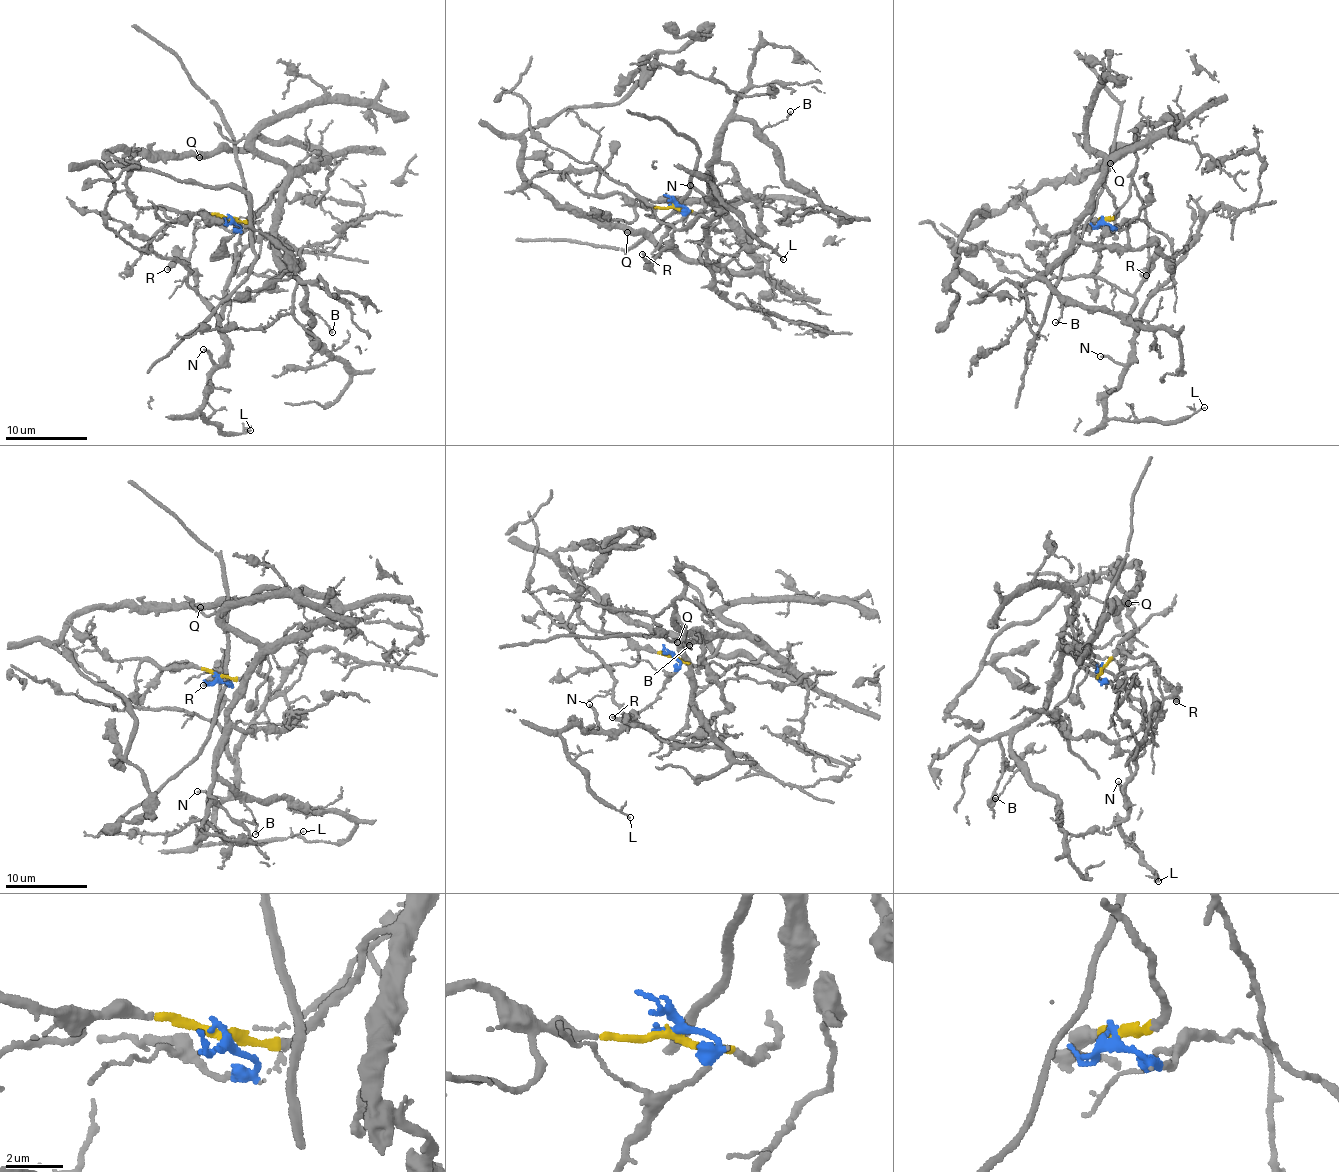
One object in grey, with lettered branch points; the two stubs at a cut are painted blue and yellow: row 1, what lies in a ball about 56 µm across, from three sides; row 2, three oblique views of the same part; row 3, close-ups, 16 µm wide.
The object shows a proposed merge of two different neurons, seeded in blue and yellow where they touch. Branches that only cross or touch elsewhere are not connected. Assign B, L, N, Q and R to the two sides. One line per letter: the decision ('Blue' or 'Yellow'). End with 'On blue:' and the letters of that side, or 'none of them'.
B: Yellow
L: Blue
N: Blue
Q: Yellow
R: Blue
On blue: L, N, R

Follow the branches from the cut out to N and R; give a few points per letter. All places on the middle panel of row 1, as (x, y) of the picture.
N: (673, 206), (683, 207), (682, 217), (667, 230), (654, 257), (696, 216), (710, 217), (720, 209), (690, 185)
R: (673, 206), (683, 207), (682, 217), (667, 230), (654, 257), (660, 254), (650, 258), (642, 253)

